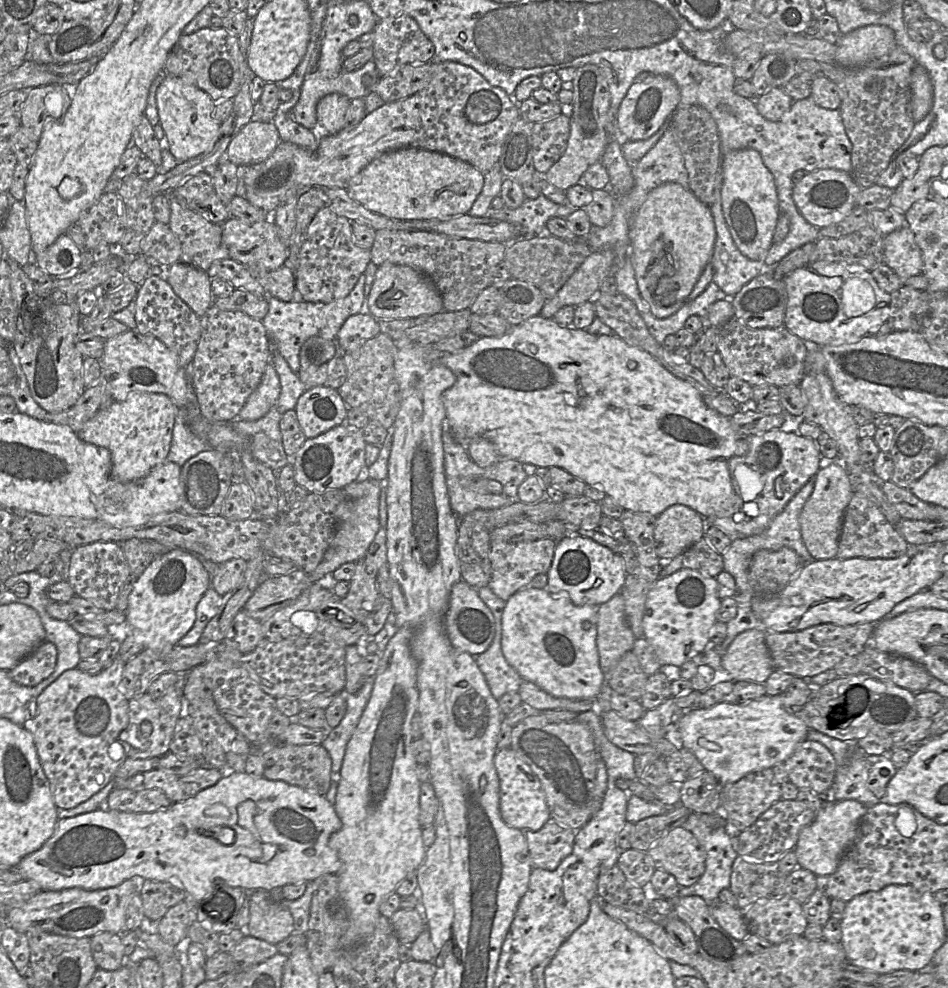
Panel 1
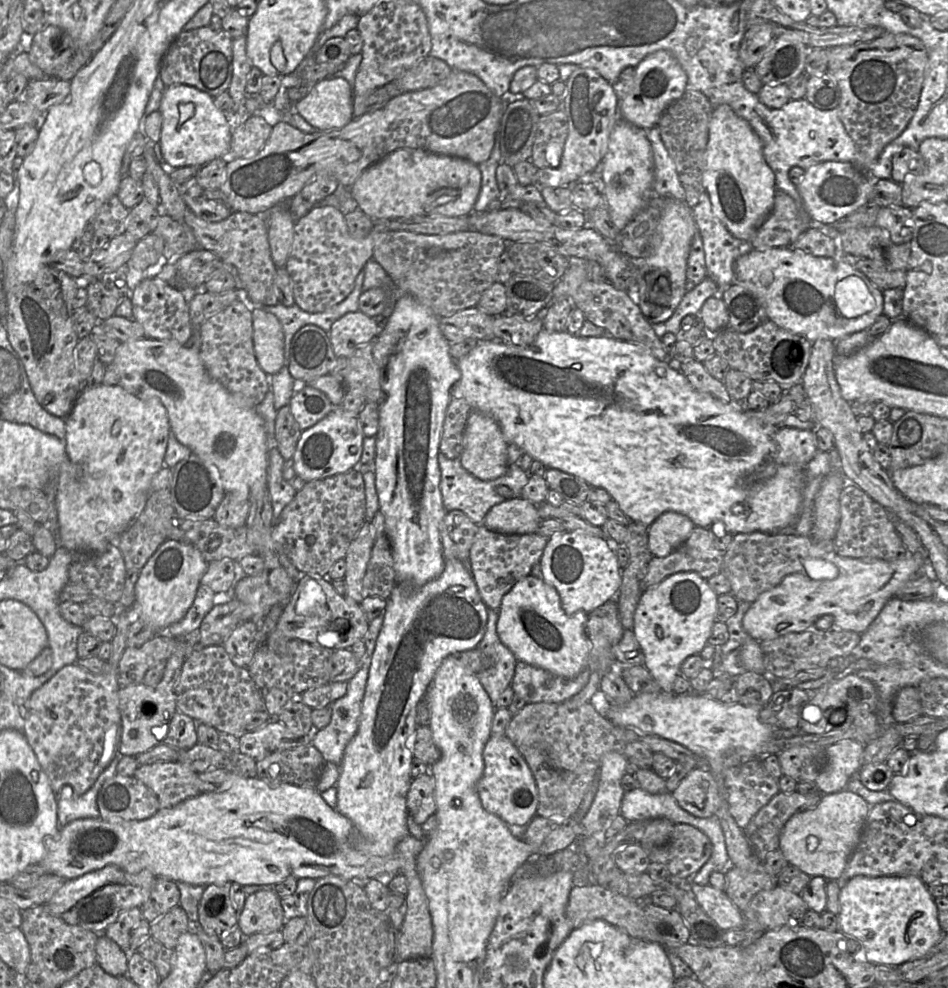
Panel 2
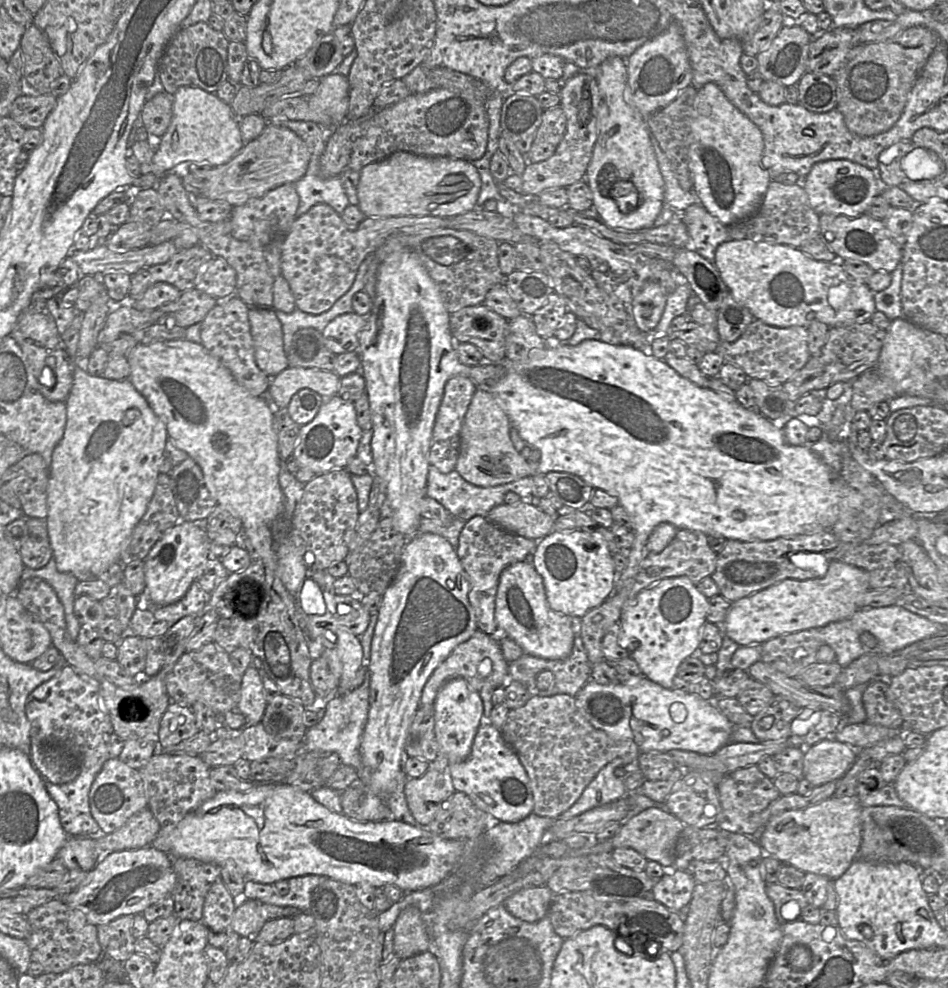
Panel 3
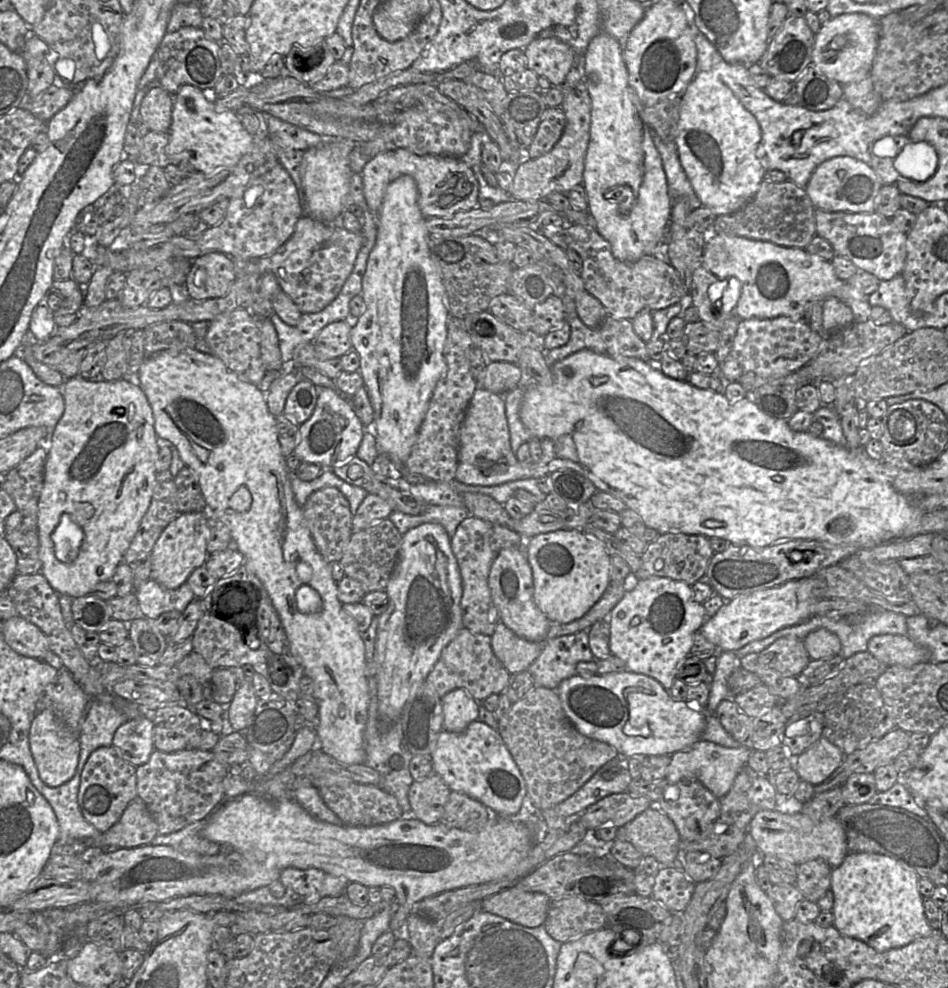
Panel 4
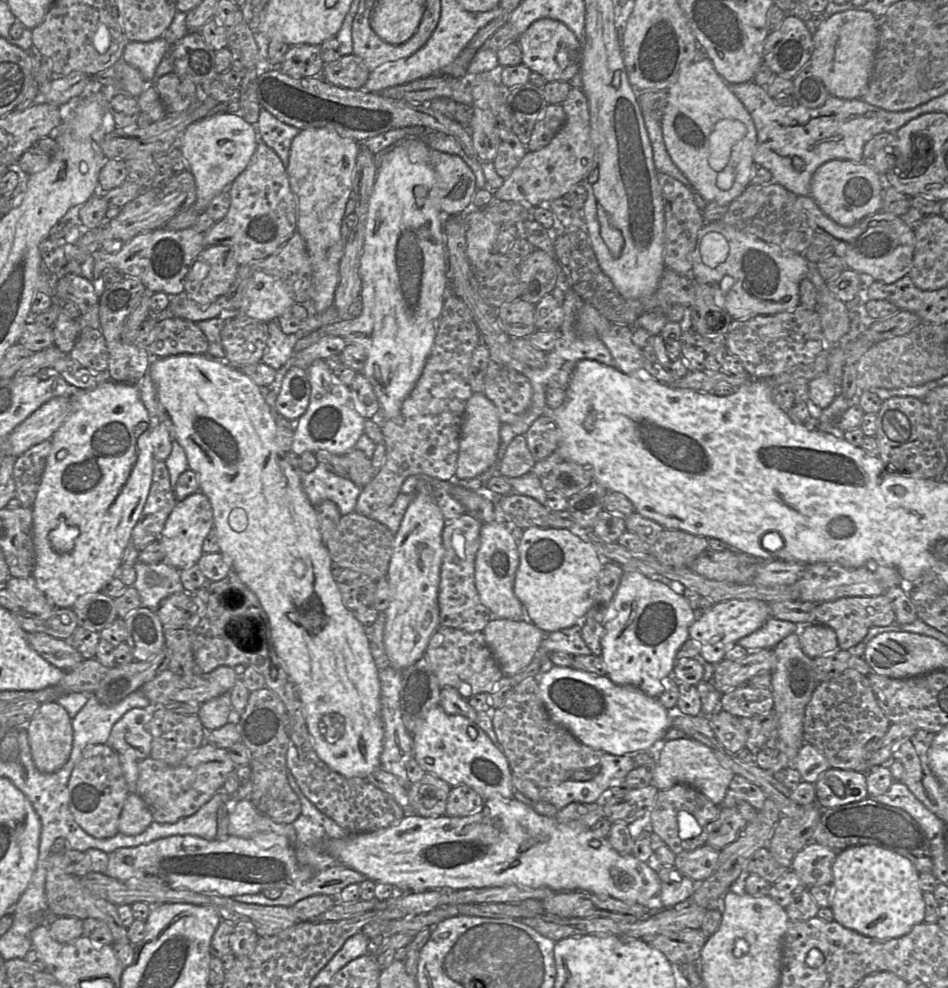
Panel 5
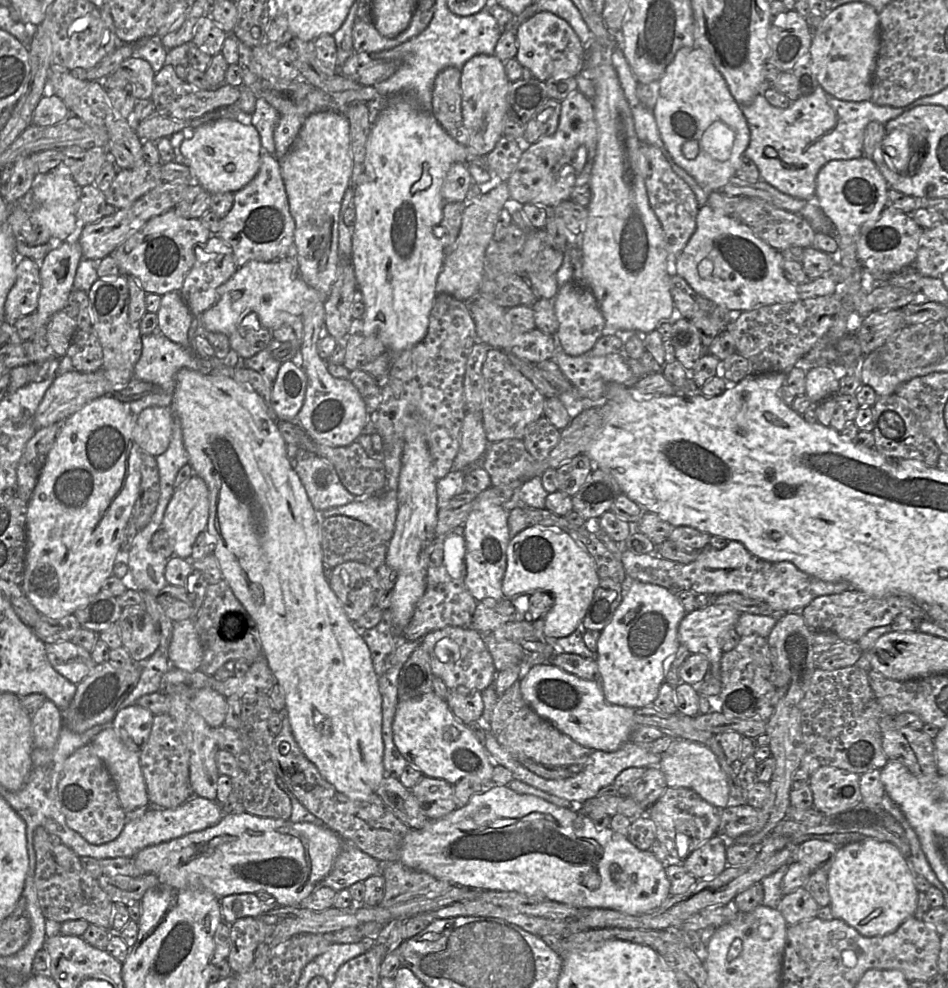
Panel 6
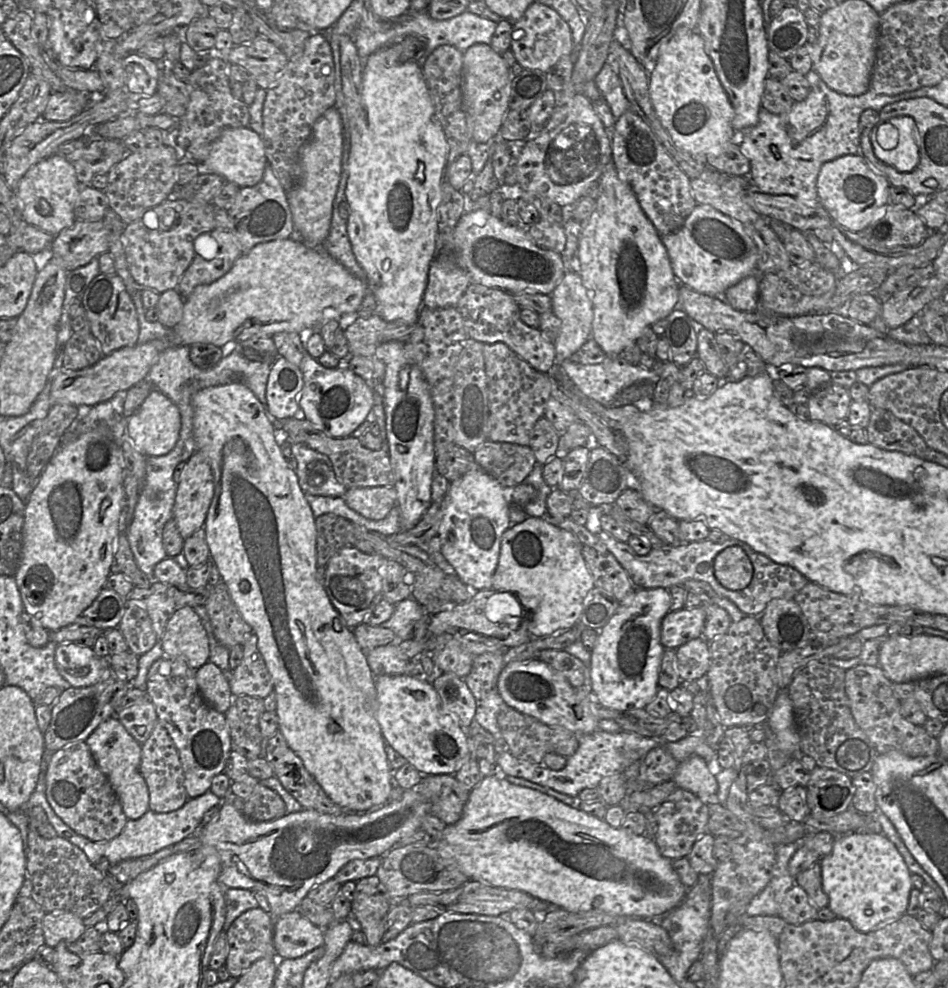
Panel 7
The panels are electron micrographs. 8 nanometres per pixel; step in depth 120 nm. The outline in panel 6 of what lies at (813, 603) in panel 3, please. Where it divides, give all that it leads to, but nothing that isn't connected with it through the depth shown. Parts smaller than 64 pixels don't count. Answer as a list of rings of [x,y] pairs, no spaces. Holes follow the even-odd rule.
[[[710,603],[702,609],[695,609],[686,613],[679,623],[678,639],[680,645],[684,645],[692,654],[703,654],[710,663],[712,677],[720,678],[720,661],[723,654],[722,642],[725,634],[731,628],[735,628],[740,612],[735,608],[724,605]]]

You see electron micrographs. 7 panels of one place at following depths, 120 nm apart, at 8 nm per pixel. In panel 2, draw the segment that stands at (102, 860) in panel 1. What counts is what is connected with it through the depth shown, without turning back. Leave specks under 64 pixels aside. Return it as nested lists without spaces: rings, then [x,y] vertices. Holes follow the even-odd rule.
[[[231,770],[229,779],[217,790],[200,793],[172,808],[160,809],[144,820],[109,823],[101,818],[76,819],[60,827],[58,836],[47,841],[47,853],[40,865],[46,874],[66,880],[114,865],[131,874],[149,870],[157,878],[200,886],[238,883],[274,887],[288,877],[317,880],[329,875],[364,883],[370,879],[390,879],[400,873],[405,858],[417,857],[422,851],[424,840],[408,835],[397,844],[391,856],[379,856],[365,846],[353,823],[337,809],[332,809],[316,788],[269,784],[258,777],[248,778]]]

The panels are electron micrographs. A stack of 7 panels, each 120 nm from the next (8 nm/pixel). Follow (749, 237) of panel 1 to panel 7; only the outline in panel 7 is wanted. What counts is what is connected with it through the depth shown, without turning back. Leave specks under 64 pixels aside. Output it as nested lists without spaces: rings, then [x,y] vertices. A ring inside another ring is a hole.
[[[679,28],[660,48],[656,64],[649,73],[649,95],[652,107],[674,145],[679,150],[688,152],[697,162],[707,164],[707,157],[718,157],[738,142],[738,134],[732,126],[735,116],[733,106],[697,30]]]

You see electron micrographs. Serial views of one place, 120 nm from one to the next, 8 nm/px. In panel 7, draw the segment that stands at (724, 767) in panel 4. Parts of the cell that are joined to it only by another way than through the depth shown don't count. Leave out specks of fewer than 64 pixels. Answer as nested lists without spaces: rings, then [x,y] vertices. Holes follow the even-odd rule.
[[[692,756],[679,762],[673,780],[679,788],[691,791],[704,803],[717,803],[718,783],[715,769],[703,758]]]

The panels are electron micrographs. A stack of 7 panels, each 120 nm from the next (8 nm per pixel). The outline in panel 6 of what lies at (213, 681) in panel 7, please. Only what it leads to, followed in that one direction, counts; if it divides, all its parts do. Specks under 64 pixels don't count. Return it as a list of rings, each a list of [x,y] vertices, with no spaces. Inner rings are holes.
[[[205,687],[195,692],[192,705],[197,713],[212,728],[224,724],[227,713],[227,698],[212,688]]]

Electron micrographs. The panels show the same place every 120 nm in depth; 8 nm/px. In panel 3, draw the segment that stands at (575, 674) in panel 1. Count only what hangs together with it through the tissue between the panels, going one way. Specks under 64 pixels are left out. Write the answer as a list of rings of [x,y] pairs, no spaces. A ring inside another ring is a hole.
[[[527,561],[514,563],[502,571],[495,599],[495,618],[498,634],[502,632],[513,639],[523,649],[524,654],[549,660],[560,660],[568,657],[573,648],[574,638],[580,632],[581,618],[564,615],[550,608],[543,579],[533,565]]]

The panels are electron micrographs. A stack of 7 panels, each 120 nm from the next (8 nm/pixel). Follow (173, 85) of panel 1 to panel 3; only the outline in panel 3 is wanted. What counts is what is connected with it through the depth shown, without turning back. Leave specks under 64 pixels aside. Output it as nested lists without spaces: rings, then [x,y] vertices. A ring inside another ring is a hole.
[[[180,87],[173,95],[172,120],[154,153],[150,172],[134,179],[129,187],[133,187],[133,195],[135,190],[156,188],[166,173],[183,162],[207,162],[218,167],[230,161],[243,147],[238,117],[229,104],[199,87]]]

